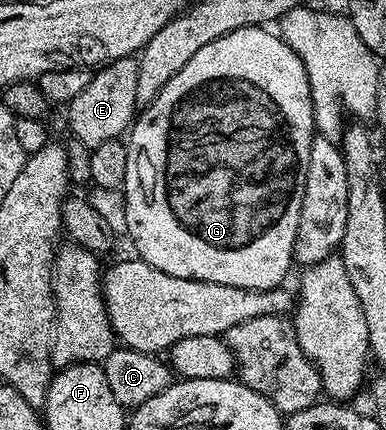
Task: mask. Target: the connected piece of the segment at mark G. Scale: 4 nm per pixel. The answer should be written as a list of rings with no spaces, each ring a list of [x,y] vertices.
[[[265,26],[256,28],[240,28],[226,36],[213,40],[136,117],[131,131],[127,136],[127,174],[123,191],[125,209],[127,210],[127,236],[133,239],[137,247],[136,255],[146,260],[151,266],[171,274],[175,278],[215,282],[223,286],[250,288],[251,290],[267,290],[279,288],[286,283],[285,275],[289,267],[294,267],[293,243],[299,226],[299,214],[303,202],[303,190],[307,178],[307,166],[311,158],[311,142],[315,135],[313,122],[313,99],[311,86],[305,64],[295,50],[282,40],[276,31]]]

